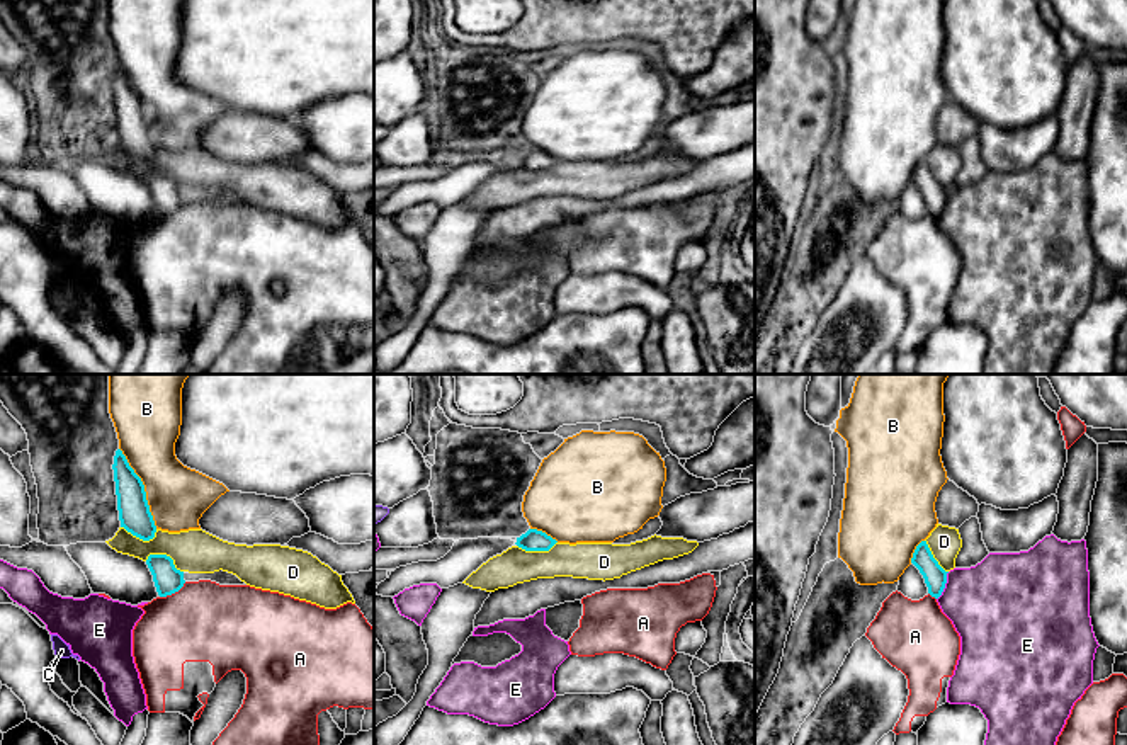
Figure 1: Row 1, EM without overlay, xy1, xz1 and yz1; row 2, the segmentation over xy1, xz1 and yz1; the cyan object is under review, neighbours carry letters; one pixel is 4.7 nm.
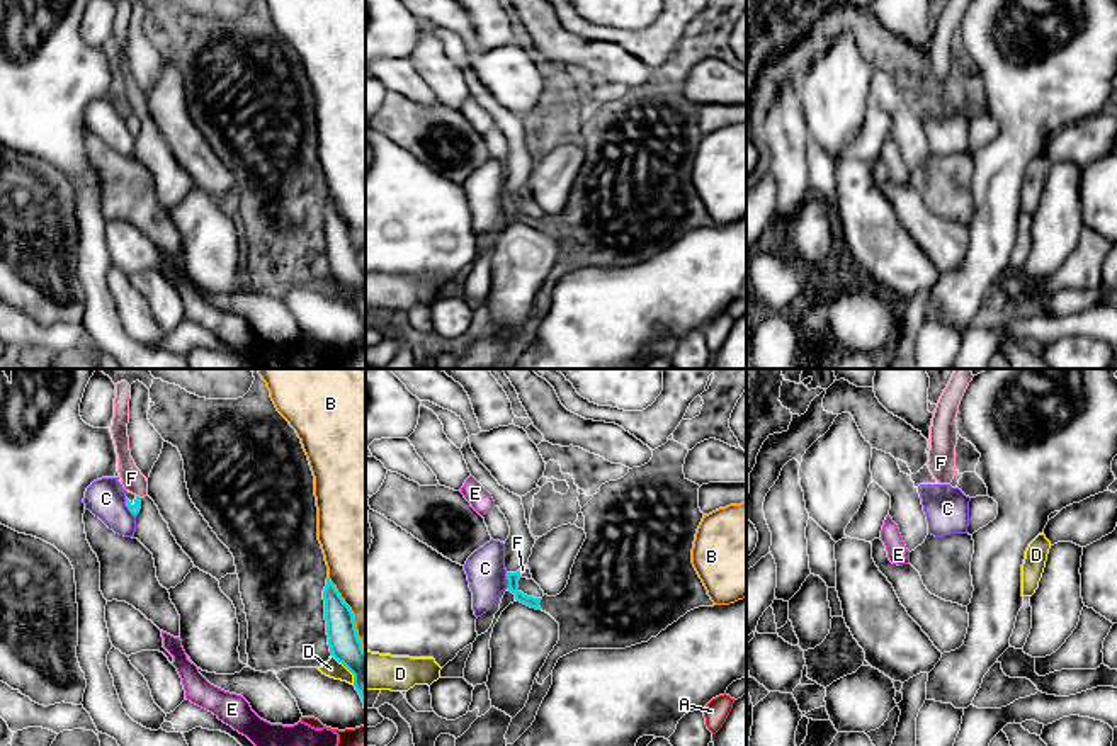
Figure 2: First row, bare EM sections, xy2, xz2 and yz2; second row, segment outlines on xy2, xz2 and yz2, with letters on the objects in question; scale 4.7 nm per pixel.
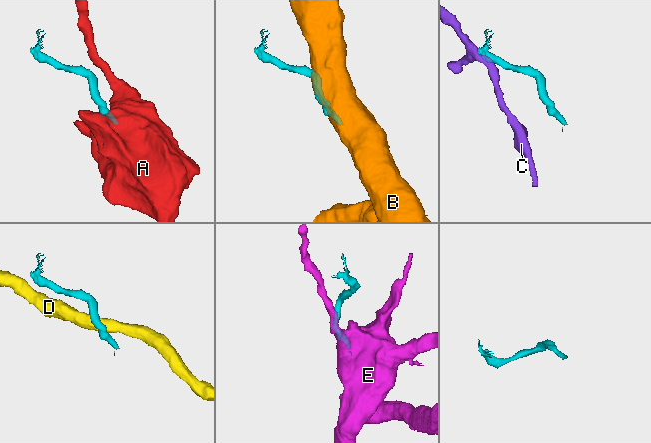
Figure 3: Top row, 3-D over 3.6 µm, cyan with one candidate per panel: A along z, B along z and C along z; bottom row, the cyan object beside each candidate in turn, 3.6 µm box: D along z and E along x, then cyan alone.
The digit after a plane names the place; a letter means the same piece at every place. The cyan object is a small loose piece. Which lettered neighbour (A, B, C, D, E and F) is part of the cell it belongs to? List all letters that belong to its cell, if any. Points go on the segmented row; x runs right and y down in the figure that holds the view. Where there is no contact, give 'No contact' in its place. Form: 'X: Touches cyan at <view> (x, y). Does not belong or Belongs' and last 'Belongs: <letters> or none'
A: Touches cyan at xy1 (172, 592). Does not belong
B: Touches cyan at xy1 (143, 489). Does not belong
C: Touches cyan at xy2 (130, 508). Does not belong
D: Touches cyan at xy1 (165, 555). Does not belong
E: Touches cyan at yz1 (944, 585). Does not belong
F: Touches cyan at xy2 (138, 497). Does not belong
Belongs: none

